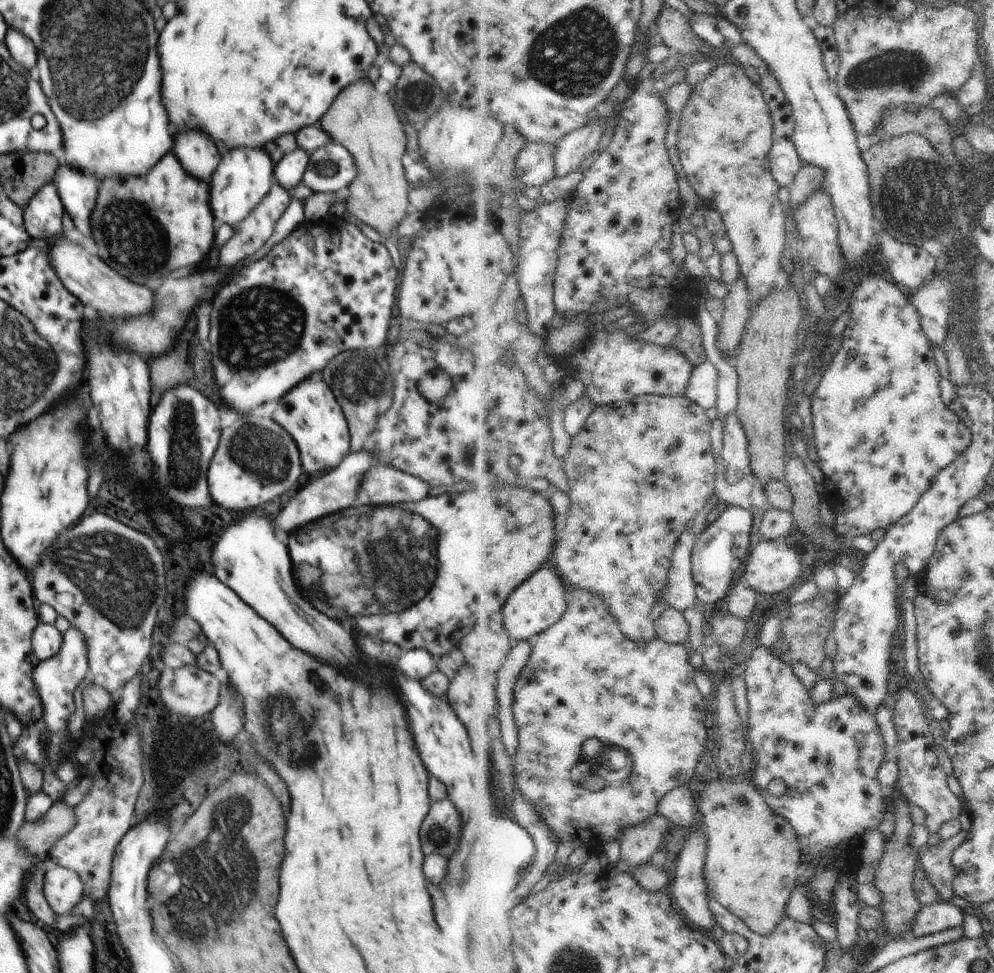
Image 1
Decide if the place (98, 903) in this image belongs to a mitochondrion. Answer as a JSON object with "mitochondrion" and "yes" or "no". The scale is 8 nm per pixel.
{"mitochondrion":"no"}

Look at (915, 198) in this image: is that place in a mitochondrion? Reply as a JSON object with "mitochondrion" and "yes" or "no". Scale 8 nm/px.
{"mitochondrion":"yes"}

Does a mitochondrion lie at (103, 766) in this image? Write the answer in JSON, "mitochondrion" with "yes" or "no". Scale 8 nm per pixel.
{"mitochondrion":"no"}

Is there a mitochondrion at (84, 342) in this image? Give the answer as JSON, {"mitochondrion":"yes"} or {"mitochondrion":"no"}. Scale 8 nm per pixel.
{"mitochondrion":"no"}

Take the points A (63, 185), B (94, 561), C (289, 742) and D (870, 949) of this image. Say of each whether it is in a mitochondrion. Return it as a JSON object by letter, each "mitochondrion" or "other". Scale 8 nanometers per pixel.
{"A":"other","B":"mitochondrion","C":"mitochondrion","D":"other"}

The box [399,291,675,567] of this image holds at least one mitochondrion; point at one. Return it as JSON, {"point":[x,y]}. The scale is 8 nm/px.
{"point":[468,456]}

